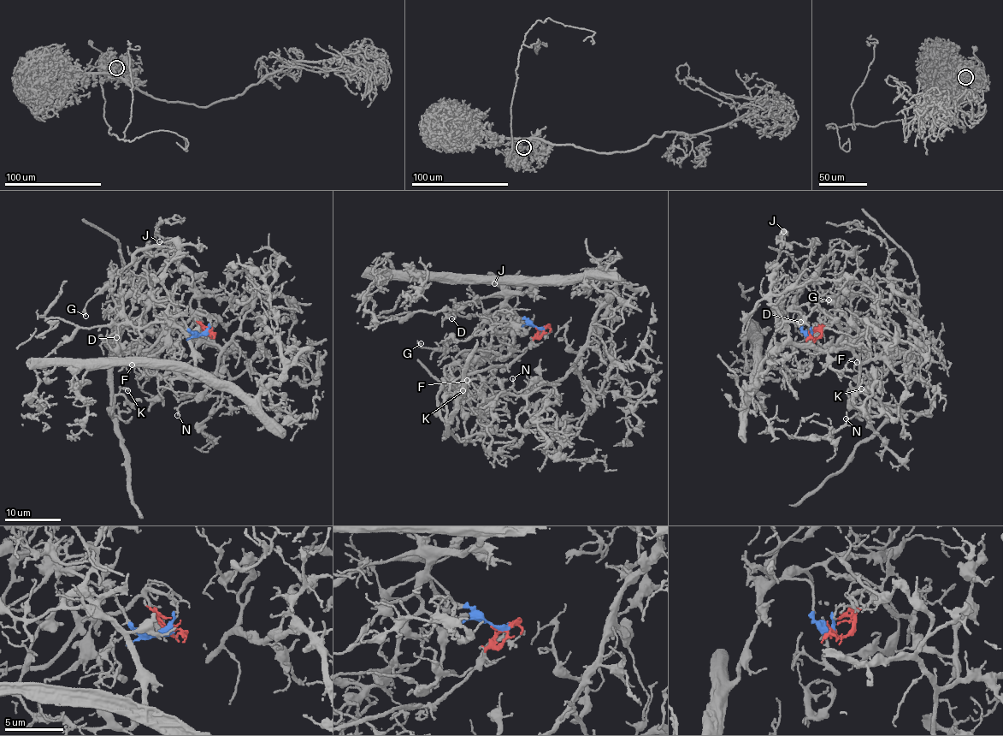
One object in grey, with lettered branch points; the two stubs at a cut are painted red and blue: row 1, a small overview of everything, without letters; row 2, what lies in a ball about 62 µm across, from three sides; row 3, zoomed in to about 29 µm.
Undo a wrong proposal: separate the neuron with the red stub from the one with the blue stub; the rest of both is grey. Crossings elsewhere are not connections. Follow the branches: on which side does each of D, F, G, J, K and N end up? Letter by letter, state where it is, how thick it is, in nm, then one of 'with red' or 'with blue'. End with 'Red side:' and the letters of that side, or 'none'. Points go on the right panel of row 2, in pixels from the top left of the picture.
D: at (800, 322); 120 nm thick; with blue
F: at (857, 362); 110 nm thick; with blue
G: at (828, 299); 180 nm thick; with blue
J: at (783, 231); 180 nm thick; with blue
K: at (861, 388); 140 nm thick; with red
N: at (846, 418); 130 nm thick; with blue
Red side: K

